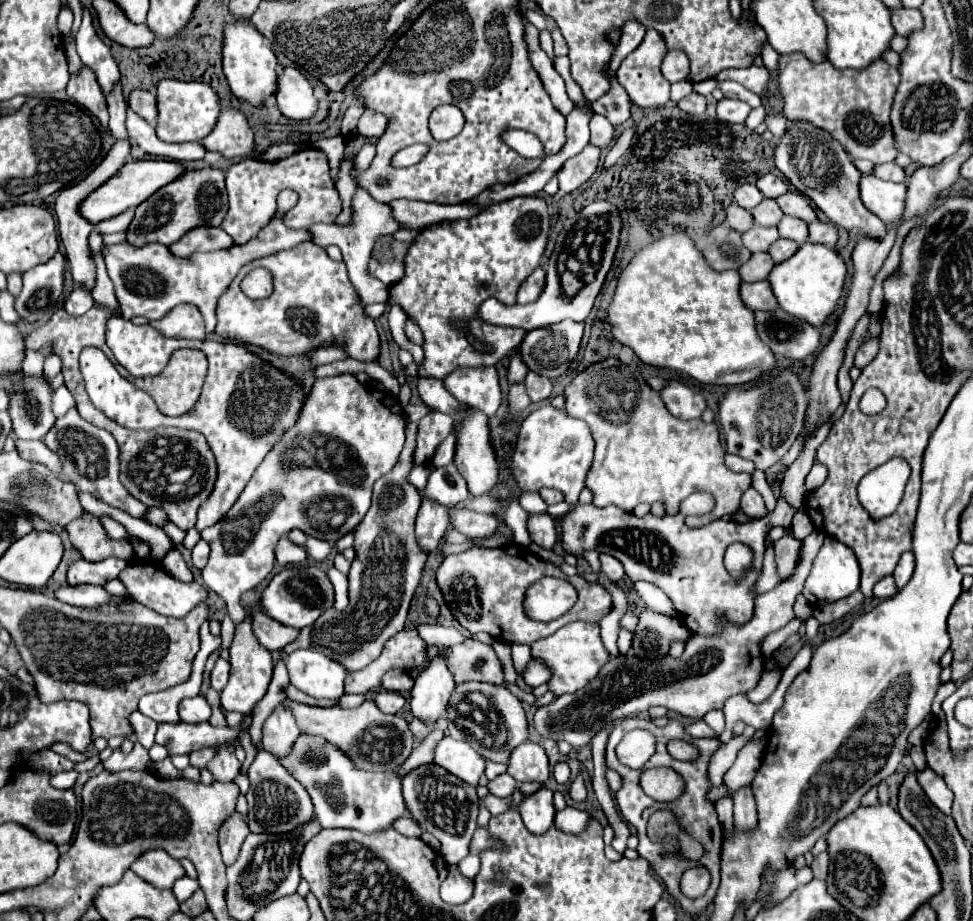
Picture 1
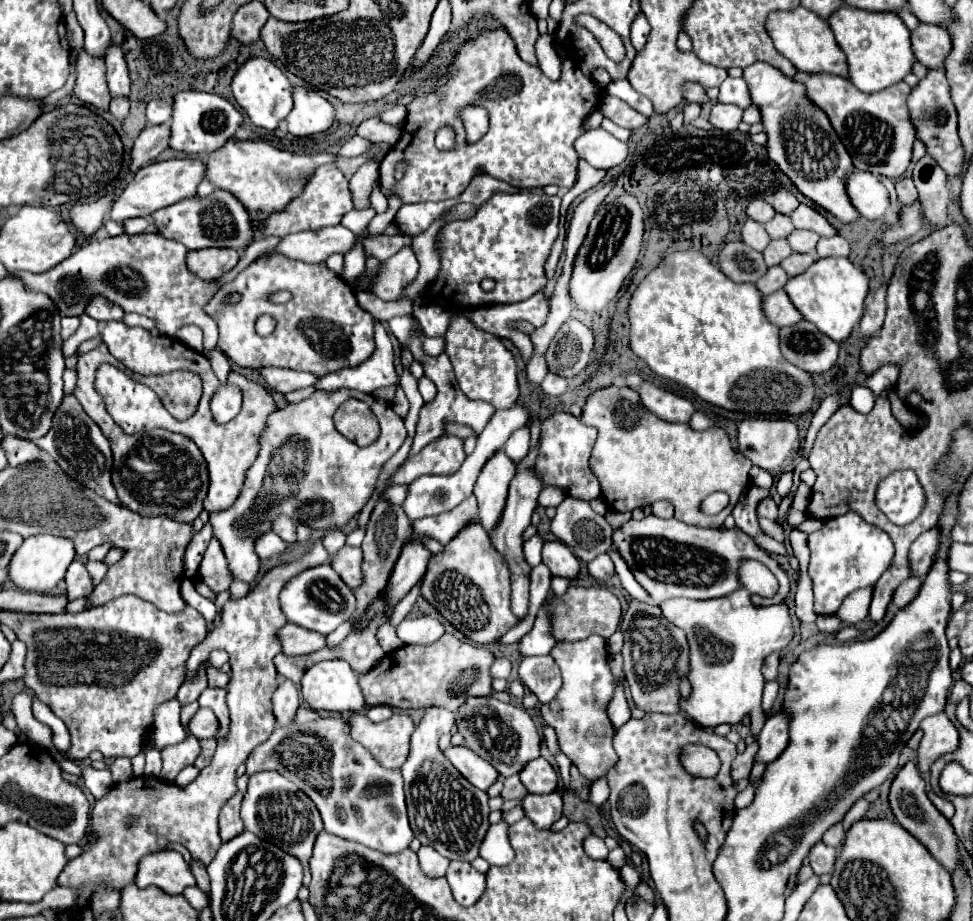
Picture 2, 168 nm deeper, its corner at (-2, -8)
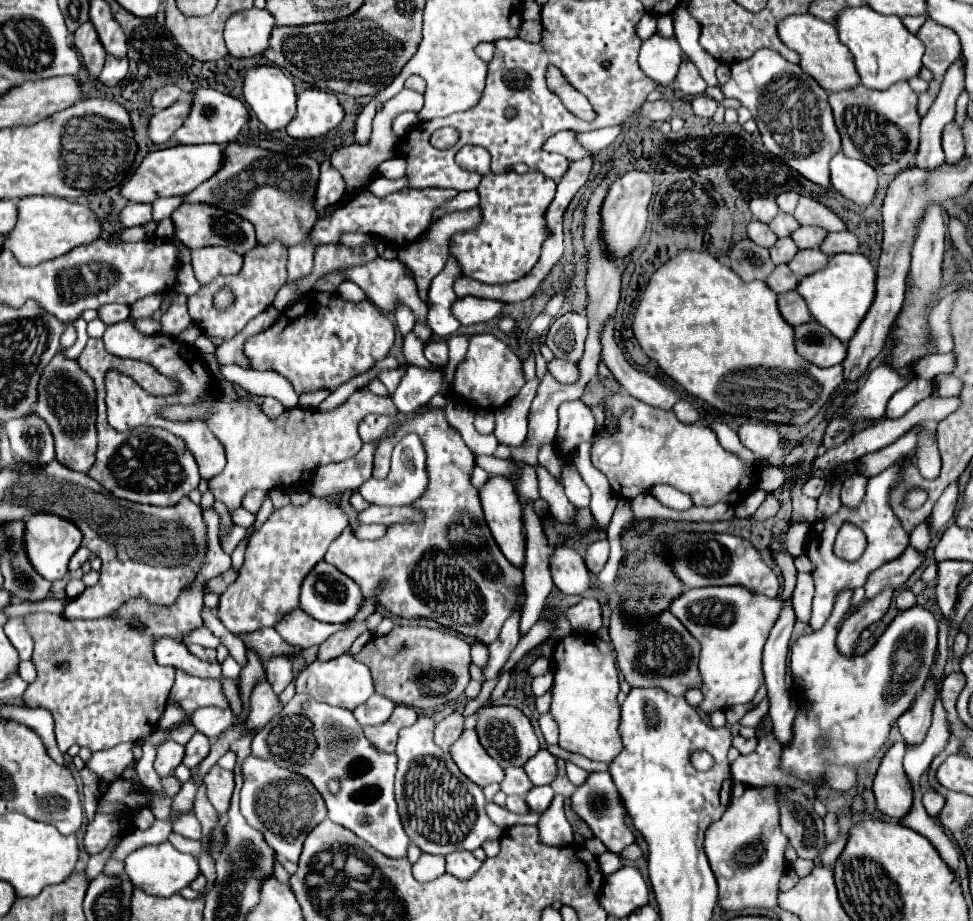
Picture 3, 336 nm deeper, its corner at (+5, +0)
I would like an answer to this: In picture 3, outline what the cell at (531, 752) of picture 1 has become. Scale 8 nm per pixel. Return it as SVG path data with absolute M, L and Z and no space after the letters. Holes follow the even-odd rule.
M539 750L523 768L535 786L551 784L557 776L557 760L547 750Z

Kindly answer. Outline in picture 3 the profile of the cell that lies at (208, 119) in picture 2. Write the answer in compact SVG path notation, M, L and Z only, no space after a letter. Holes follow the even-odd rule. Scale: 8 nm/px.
M197 90L193 94L193 110L185 124L175 132L175 138L179 144L229 144L237 140L247 122L249 112L241 100L217 90Z

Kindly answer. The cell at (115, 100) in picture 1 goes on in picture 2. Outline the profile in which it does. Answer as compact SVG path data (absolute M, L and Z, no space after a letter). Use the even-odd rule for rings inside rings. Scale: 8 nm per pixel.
M110 44L106 54L106 68L108 68L108 88L112 98L124 98L130 94L130 78L128 78L128 66L122 56L122 48L116 44Z

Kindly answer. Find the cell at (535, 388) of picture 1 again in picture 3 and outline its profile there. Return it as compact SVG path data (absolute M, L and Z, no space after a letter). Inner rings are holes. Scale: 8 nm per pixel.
M551 360L549 364L547 364L547 368L549 368L549 372L559 380L559 382L563 382L563 384L573 384L573 382L577 382L577 364L573 364L573 362L569 362L569 360Z

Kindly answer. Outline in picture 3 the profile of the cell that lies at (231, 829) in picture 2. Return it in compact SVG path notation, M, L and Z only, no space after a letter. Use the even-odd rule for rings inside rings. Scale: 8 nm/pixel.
M217 764L205 774L205 784L207 784L207 796L211 804L215 806L217 814L225 814L229 808L229 800L233 794L233 772L223 770Z

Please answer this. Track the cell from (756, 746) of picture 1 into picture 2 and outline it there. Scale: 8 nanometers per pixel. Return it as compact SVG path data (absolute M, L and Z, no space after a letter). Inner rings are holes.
M778 710L762 728L758 734L758 752L754 756L754 762L770 764L776 760L788 744L788 718L782 710Z

